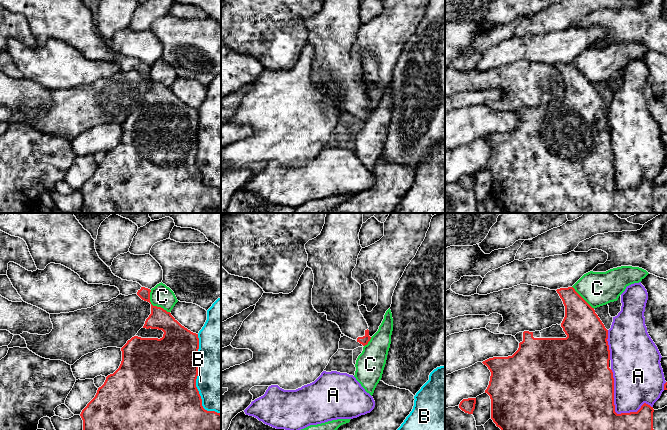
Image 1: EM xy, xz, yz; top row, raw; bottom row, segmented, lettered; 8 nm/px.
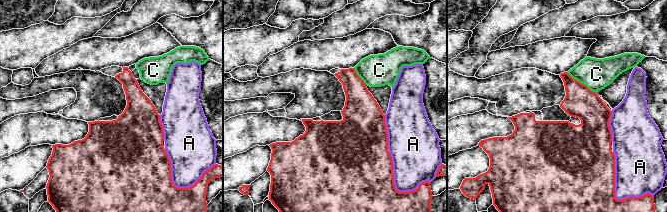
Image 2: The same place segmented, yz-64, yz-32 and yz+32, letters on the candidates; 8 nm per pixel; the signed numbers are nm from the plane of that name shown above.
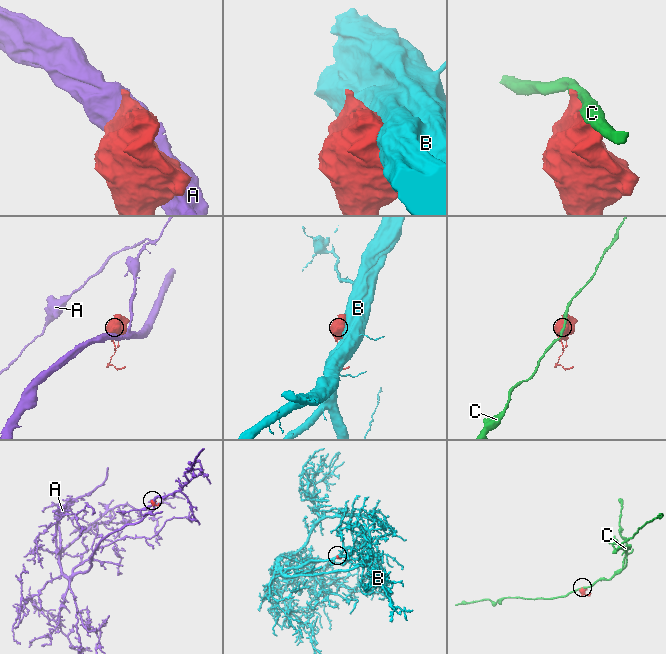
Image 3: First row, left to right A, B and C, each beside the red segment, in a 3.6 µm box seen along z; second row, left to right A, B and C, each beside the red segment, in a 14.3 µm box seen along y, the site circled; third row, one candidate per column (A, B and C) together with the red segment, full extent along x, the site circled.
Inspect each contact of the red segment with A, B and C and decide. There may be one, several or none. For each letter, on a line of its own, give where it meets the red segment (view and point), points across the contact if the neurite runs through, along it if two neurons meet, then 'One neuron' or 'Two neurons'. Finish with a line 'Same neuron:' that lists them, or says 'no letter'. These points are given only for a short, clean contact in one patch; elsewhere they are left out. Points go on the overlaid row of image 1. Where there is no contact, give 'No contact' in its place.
A: Touches red at yz (614, 409). Two neurons
B: Touches red at xy (196, 378). Two neurons
C: Touches red at xy (154, 306). Two neurons
Same neuron: no letter

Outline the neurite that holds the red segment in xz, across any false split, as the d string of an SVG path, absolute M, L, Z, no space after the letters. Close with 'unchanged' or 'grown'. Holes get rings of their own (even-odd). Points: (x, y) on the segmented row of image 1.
M326 213L325 224L321 233L305 244L308 254L307 266L314 274L312 288L312 305L318 313L325 313L327 320L336 323L342 334L356 340L363 346L367 345L369 336L368 324L361 314L358 301L361 299L361 285L352 278L352 271L357 264L358 255L362 249L359 232L363 224L363 213Z; grown

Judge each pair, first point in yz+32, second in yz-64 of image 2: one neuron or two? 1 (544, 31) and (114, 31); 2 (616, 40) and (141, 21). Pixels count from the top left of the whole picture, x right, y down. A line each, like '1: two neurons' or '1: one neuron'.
1: one neuron
2: two neurons

